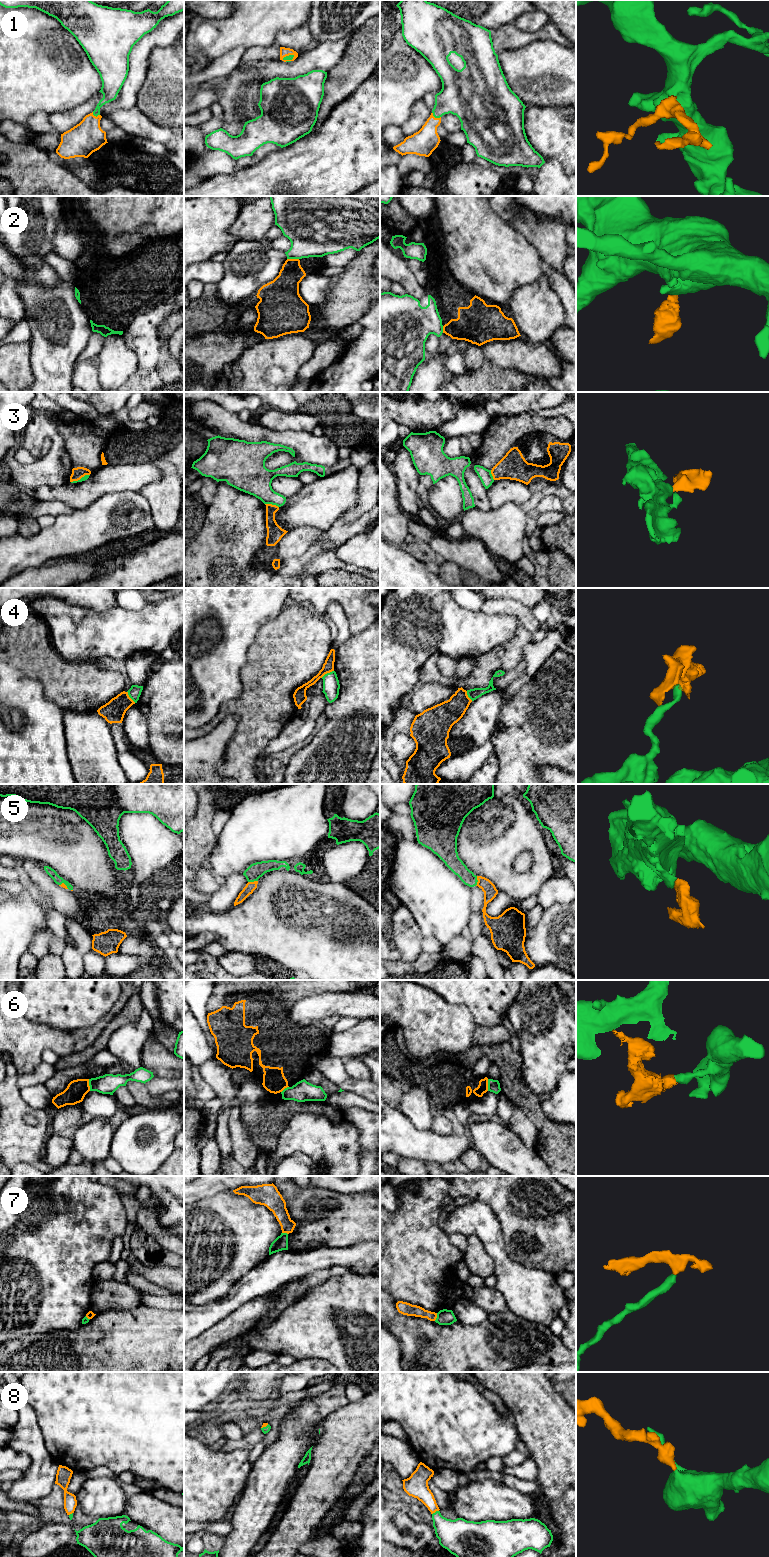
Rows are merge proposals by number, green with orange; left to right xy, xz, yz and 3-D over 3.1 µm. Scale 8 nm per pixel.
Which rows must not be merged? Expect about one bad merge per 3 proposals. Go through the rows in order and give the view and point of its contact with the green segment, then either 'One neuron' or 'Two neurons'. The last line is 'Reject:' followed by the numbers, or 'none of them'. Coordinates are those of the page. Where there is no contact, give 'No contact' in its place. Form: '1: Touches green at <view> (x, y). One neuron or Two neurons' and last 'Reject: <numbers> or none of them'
1: Touches green at yz (435, 117). One neuron
2: Touches green at xz (293, 258). Two neurons
3: Touches green at xz (272, 504). Two neurons
4: Touches green at xz (327, 673). Two neurons
5: Touches green at xz (252, 881). One neuron
6: Touches green at xy (89, 1085). Two neurons
7: Touches green at yz (437, 1317). Two neurons
8: Touches green at yz (436, 1511). One neuron
Reject: 2, 3, 4, 6, 7

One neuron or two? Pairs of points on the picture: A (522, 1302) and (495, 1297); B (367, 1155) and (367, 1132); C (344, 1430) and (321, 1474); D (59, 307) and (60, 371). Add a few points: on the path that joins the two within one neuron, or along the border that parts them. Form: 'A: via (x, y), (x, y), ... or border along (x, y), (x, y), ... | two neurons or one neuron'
A: border along (494, 1286), (502, 1295), (508, 1310) | two neurons
B: via (367, 1149), (367, 1138) | one neuron
C: via (344, 1441), (332, 1463) | one neuron
D: via (59, 323), (59, 355) | one neuron

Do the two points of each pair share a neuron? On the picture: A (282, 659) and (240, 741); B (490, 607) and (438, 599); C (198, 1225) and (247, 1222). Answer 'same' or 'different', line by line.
A: same
B: different
C: same

